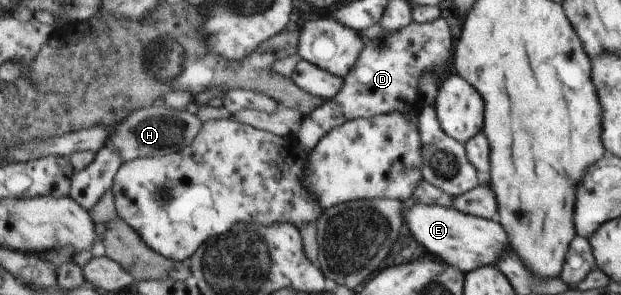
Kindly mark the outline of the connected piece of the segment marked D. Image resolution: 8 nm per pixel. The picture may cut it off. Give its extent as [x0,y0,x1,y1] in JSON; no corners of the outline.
[298,18,451,154]

